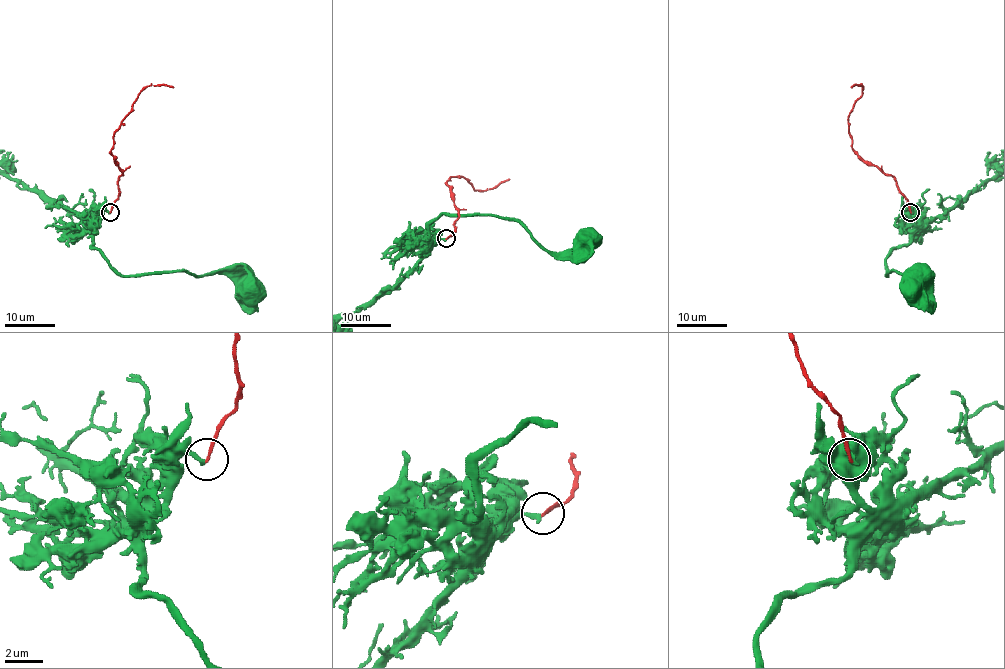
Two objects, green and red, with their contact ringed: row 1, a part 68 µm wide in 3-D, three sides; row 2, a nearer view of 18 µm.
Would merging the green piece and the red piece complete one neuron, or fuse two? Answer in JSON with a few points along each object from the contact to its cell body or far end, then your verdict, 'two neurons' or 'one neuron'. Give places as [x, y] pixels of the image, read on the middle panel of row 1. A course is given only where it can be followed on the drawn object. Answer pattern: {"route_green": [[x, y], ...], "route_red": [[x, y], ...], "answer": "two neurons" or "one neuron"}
{"route_green": [[446, 239], [429, 239], [428, 225], [441, 213], [515, 218], [558, 259], [573, 259], [579, 240], [586, 239]], "route_red": [[446, 239], [458, 217], [447, 186], [451, 177], [461, 176], [479, 191], [509, 179]], "answer": "two neurons"}

